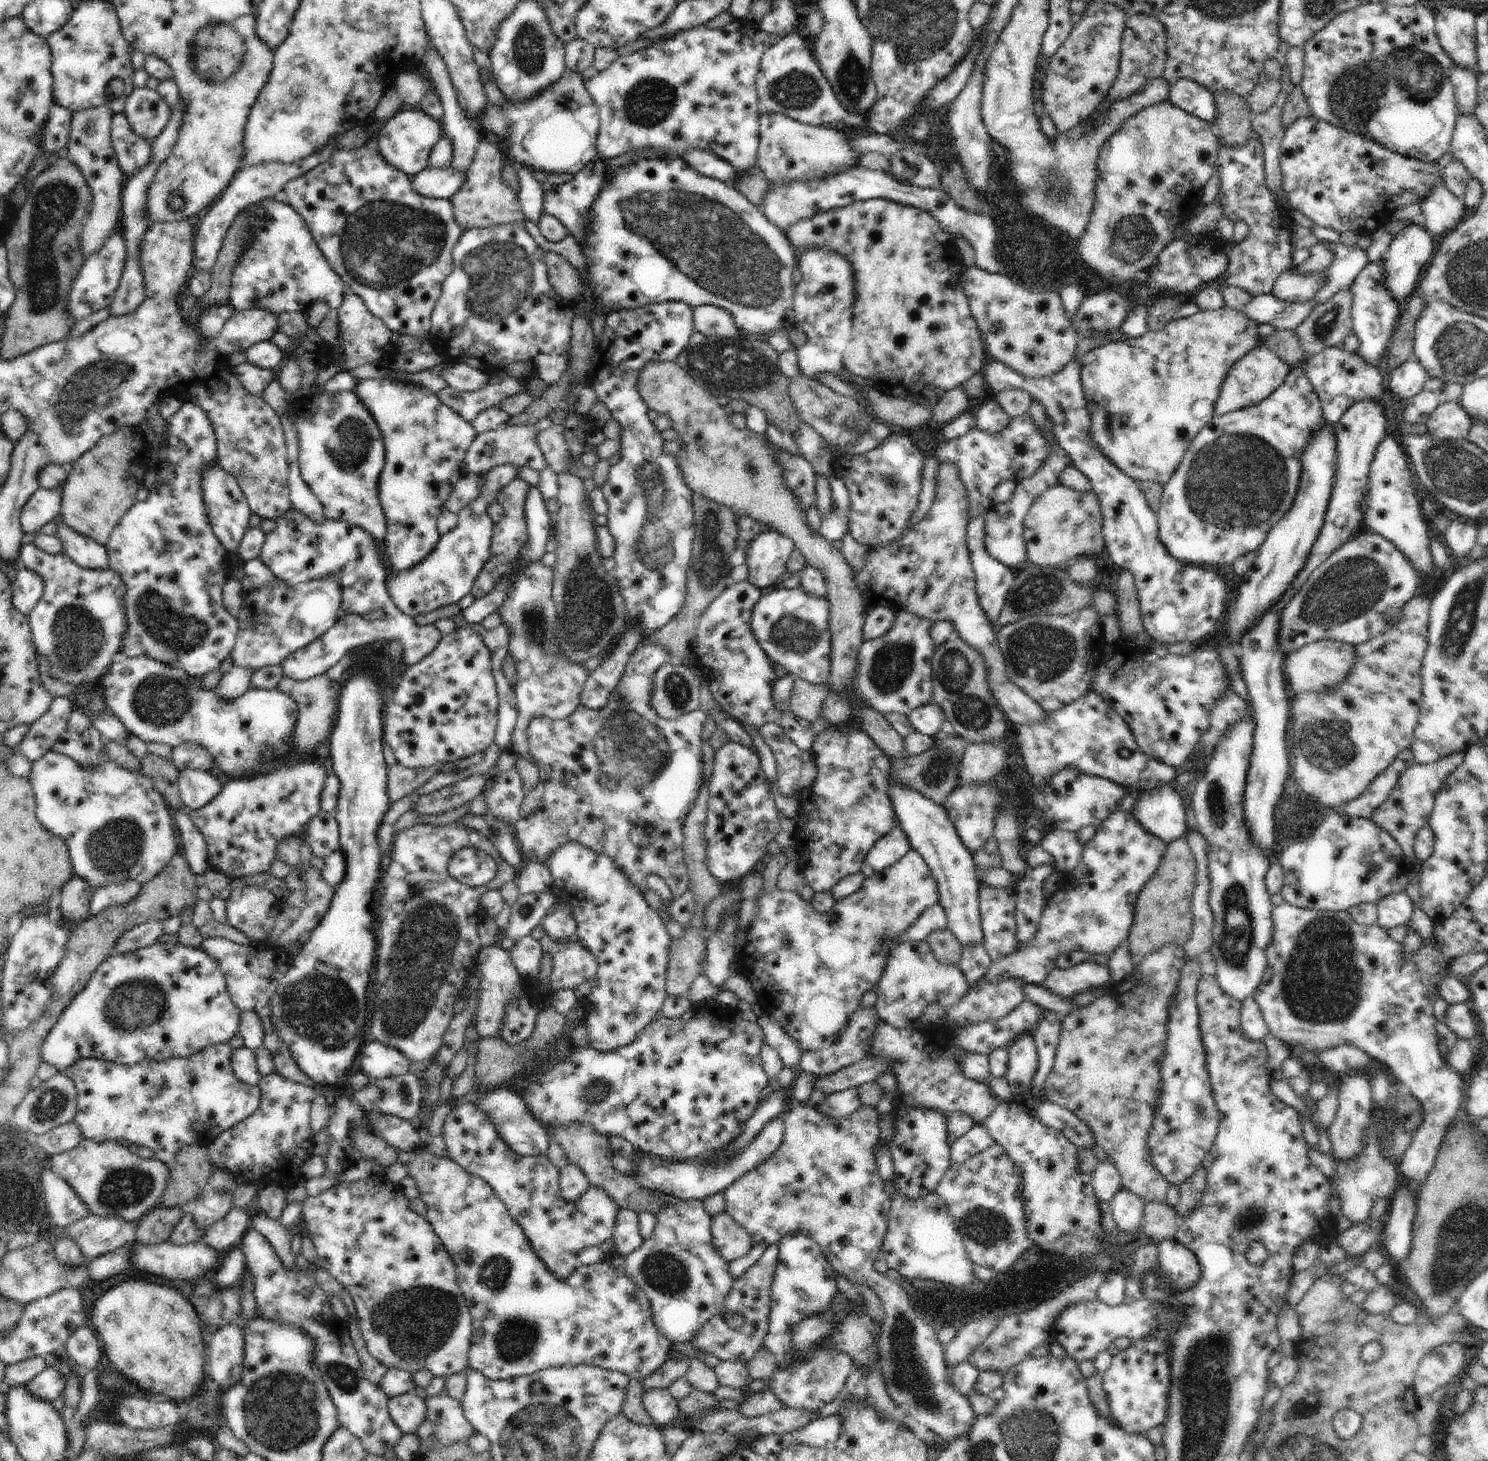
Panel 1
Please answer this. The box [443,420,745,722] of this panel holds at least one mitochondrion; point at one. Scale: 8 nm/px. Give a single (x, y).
(657, 533)

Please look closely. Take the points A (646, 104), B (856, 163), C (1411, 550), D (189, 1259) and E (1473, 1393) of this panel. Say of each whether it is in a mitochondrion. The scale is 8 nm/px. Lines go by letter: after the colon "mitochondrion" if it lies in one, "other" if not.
A: mitochondrion
B: other
C: other
D: other
E: other

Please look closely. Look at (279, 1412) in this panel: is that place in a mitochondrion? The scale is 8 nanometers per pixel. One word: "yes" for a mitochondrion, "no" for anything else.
yes

